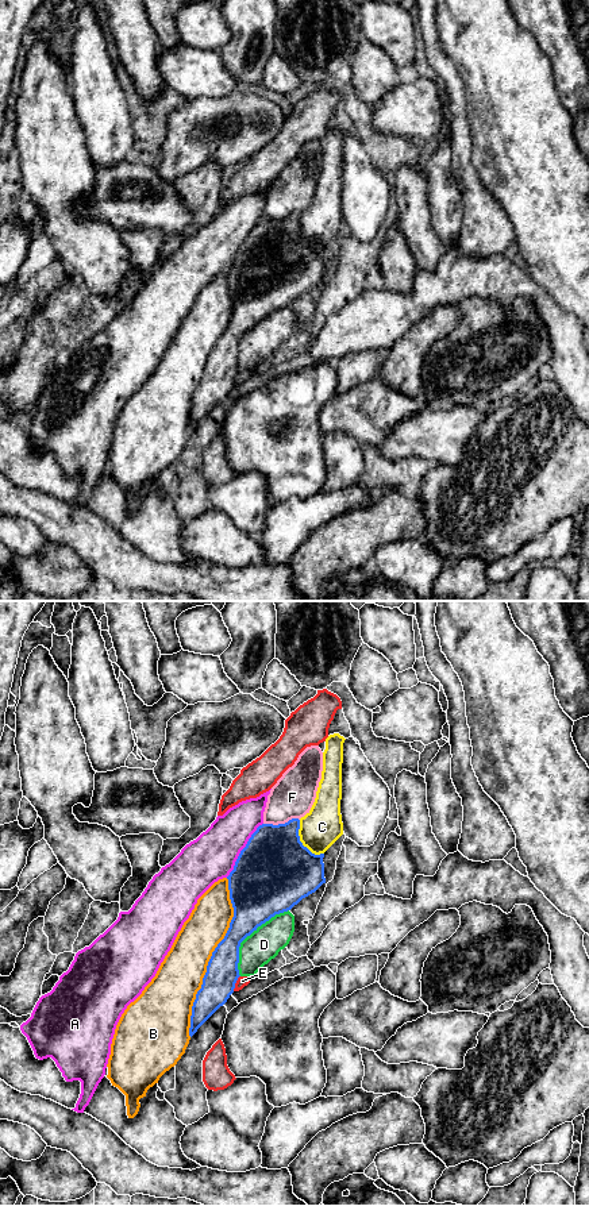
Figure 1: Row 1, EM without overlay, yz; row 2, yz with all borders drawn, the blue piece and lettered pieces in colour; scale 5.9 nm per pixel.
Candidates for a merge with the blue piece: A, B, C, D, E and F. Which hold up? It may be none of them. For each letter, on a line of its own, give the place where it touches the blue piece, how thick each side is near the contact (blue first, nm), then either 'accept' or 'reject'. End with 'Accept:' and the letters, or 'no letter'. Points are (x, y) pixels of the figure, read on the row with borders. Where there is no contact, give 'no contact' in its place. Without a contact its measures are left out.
A: meets blue in yz at (242, 850); 460 nm thick on the blue side, 280 nm on the other; reject
B: meets blue in yz at (211, 958); 190 nm thick on the blue side, 280 nm on the other; reject
C: meets blue in yz at (301, 843); 460 nm thick on the blue side, 240 nm on the other; reject
D: meets blue in yz at (247, 935); 320 nm thick on the blue side, 200 nm on the other; reject
E: meets blue in yz at (235, 982); 190 nm thick on the blue side, 60 nm on the other; reject
F: meets blue in yz at (281, 824); 420 nm thick on the blue side, 260 nm on the other; reject
Accept: no letter

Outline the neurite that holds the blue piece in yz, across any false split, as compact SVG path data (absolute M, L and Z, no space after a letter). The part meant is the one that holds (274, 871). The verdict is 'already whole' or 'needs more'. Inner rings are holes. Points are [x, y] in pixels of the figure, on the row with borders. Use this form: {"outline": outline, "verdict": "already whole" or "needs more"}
{"outline": "M299 818L259 825L227 876L234 917L224 939L212 952L196 994L190 1037L234 993L240 976L240 943L272 917L290 910L326 883L324 854L315 855L304 847L299 829Z", "verdict": "already whole"}

